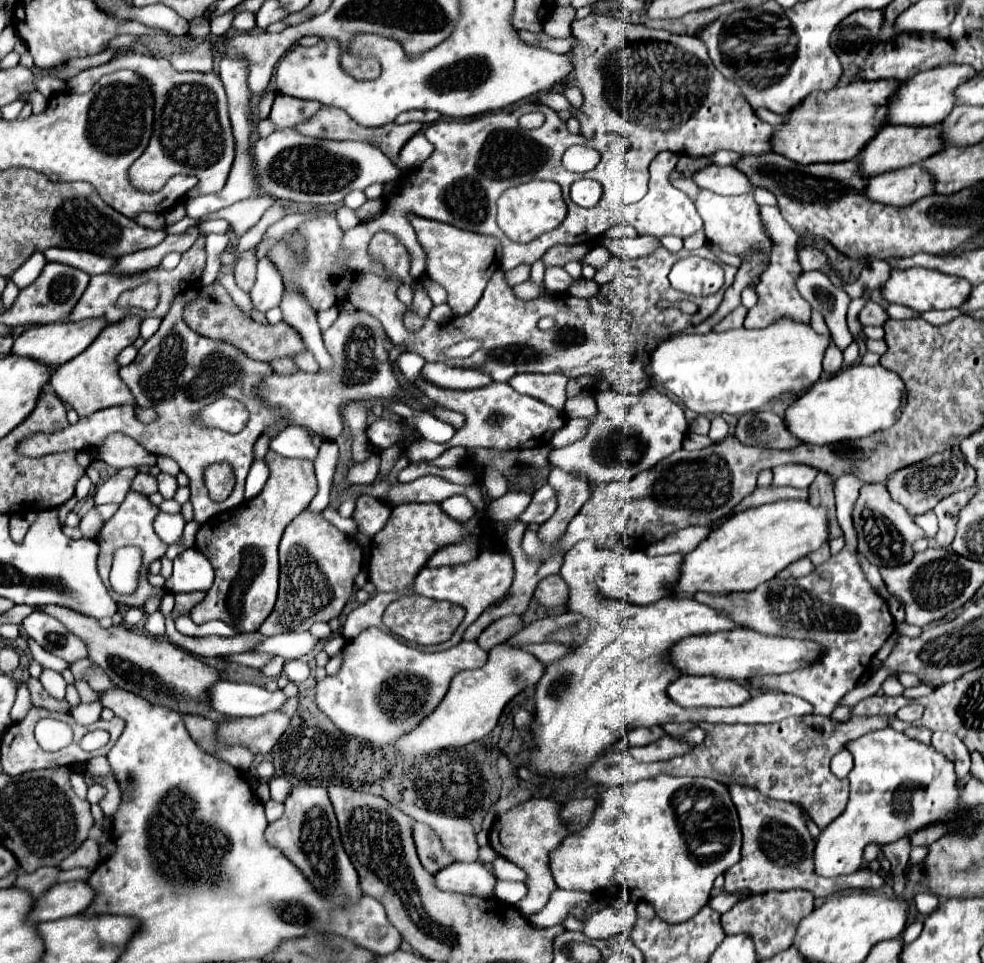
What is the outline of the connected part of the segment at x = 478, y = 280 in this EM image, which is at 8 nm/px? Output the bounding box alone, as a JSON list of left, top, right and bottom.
[412,217,500,315]

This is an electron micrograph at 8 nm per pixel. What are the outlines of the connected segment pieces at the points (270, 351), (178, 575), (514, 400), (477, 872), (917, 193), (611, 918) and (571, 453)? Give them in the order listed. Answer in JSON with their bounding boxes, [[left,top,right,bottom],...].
[[184,283,304,361],[164,549,214,593],[408,377,564,461],[434,861,496,895],[866,165,934,207],[582,901,636,939],[550,387,688,485]]

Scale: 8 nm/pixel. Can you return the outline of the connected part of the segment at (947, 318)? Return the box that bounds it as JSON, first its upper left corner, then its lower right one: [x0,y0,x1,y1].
[922,309,960,325]

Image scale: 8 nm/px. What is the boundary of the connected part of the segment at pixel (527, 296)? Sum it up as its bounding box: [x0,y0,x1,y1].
[512,281,544,301]

